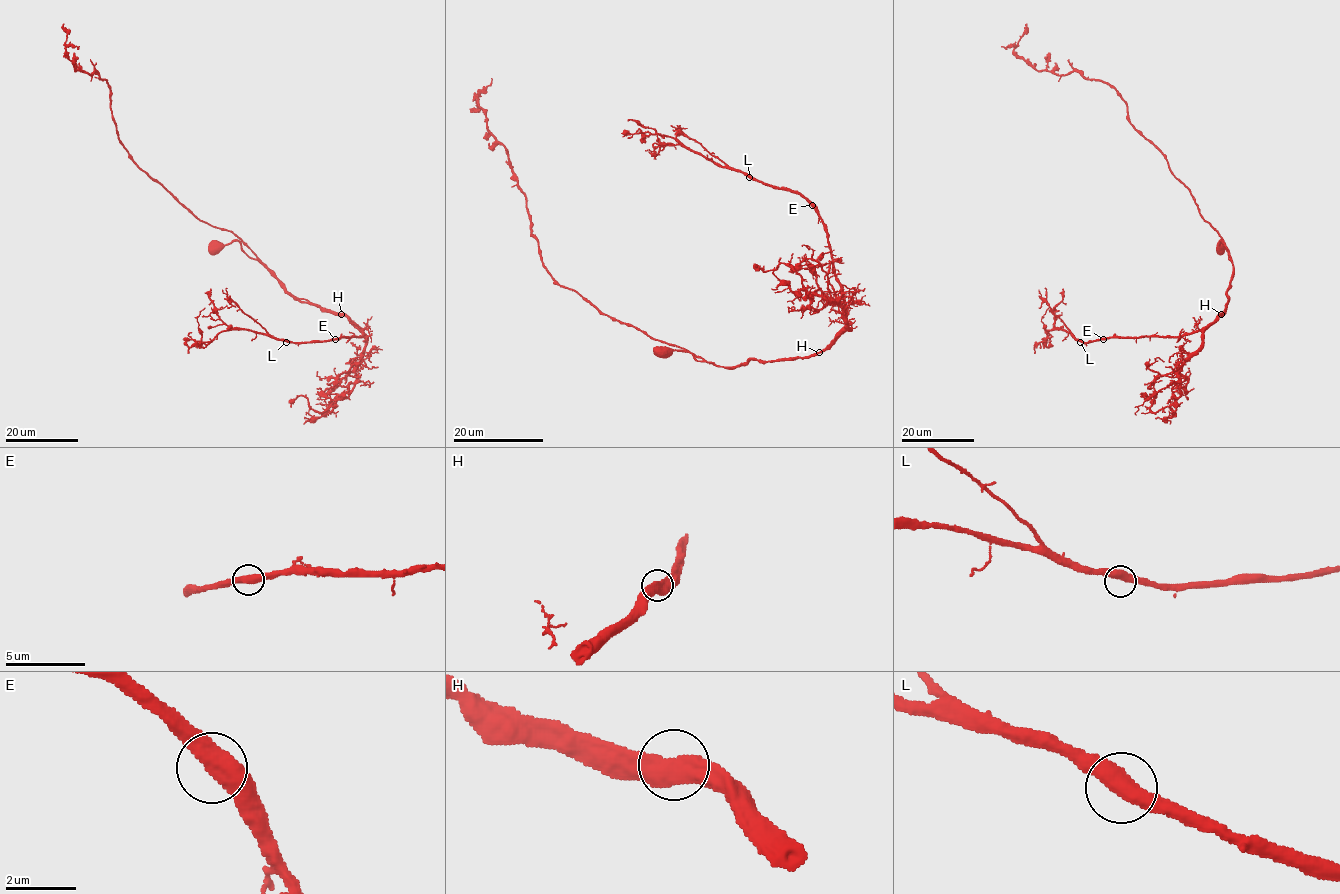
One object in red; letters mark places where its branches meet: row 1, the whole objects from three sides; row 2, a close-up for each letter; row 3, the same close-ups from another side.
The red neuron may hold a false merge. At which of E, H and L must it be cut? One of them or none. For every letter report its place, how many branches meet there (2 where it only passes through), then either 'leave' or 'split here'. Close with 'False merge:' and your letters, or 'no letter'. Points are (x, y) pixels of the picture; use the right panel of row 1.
E: at (1103, 339); 2 branches meet; leave
H: at (1221, 314); 2 branches meet; leave
L: at (1080, 342); 2 branches meet; leave
False merge: no letter

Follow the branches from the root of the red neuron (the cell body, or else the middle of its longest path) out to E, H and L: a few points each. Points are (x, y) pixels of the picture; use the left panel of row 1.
E: (215, 246), (241, 241), (294, 296), (343, 313), (363, 332), (361, 336), (335, 339)
H: (215, 246), (241, 241), (294, 296), (341, 313)
L: (215, 246), (241, 241), (294, 296), (343, 313), (363, 332), (361, 336), (317, 342), (286, 342)

